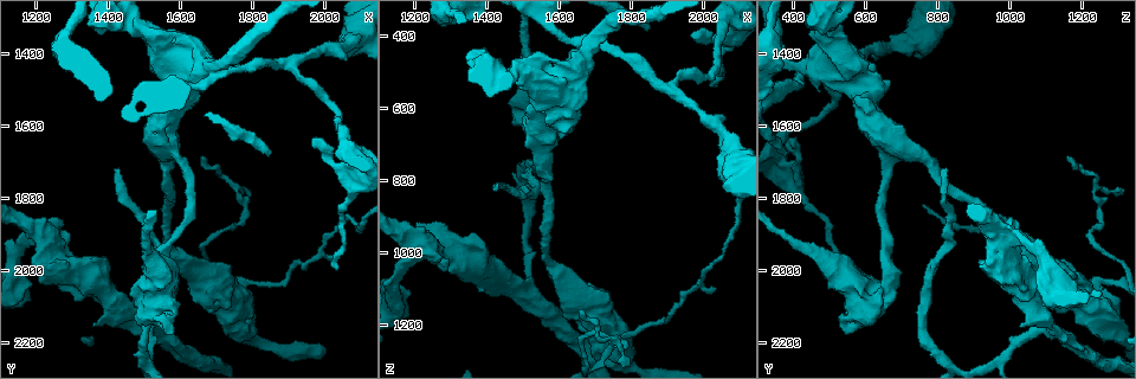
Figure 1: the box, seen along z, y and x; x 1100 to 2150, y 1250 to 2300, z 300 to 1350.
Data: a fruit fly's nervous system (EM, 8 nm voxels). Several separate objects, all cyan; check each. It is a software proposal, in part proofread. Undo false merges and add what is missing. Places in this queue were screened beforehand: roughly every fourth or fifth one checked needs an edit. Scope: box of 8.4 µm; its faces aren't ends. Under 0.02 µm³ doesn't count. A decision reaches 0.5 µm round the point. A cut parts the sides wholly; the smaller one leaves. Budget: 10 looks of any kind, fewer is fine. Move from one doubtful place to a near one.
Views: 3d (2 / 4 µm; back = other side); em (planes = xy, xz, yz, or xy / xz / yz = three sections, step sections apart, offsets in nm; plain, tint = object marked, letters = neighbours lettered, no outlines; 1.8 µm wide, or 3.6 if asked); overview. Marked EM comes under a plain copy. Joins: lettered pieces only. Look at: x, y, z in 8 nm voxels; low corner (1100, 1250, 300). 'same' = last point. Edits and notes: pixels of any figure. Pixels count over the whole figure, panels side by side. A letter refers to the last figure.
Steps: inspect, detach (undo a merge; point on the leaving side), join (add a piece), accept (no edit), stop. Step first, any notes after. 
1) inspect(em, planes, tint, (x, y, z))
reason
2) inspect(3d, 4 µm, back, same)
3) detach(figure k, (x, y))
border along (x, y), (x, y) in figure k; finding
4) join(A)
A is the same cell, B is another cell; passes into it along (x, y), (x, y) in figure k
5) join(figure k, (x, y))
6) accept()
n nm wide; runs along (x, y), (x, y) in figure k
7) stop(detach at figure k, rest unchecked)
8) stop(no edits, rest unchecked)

inspect(em, yz, step 8, letters, (1690, 1455, 415))
thin arm on a thick one

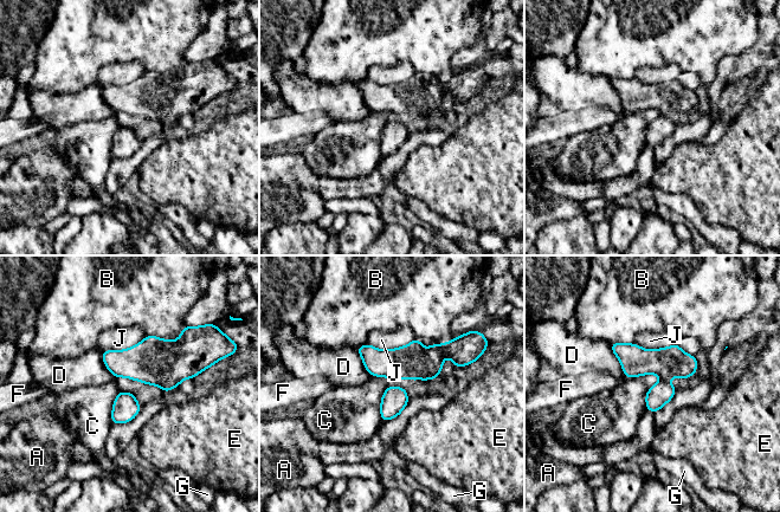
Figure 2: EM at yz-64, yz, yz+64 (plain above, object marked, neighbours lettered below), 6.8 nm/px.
detach(figure 2, (658, 395))
A, B, C, D, E, F, G and J are other cells; border along (661, 378), (666, 381) in figure 2; two neurons meet here

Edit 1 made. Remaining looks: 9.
inspect(overview)

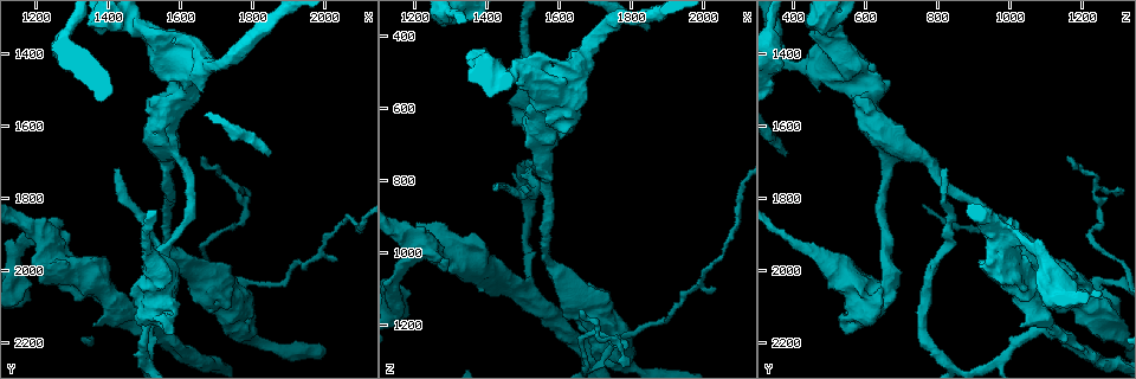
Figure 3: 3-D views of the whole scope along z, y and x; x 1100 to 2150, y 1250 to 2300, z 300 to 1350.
inspect(3d, 4 µm, back, (1230, 1910, 990))
thin arm on a thick one

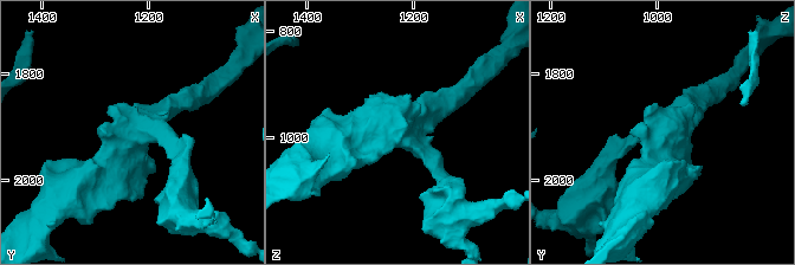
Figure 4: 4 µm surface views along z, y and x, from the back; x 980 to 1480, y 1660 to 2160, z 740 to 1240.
inspect(em, planes, letters, (1235, 1915, 990))
3 arms; arms of 180, 300, 600 nm; shape alone is not enough

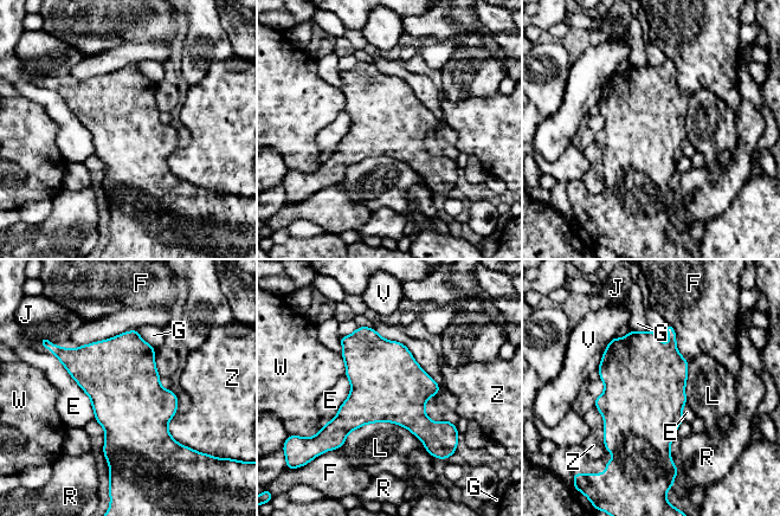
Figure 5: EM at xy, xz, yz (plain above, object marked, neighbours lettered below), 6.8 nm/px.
accept()
E, F, G, J, L, R, V, W and Z are other cells; border along (417, 437), (373, 421), (337, 449) in figure 5; continuous, no second neuron

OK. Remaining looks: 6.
stop(detach at figure 2, rest unchecked)

